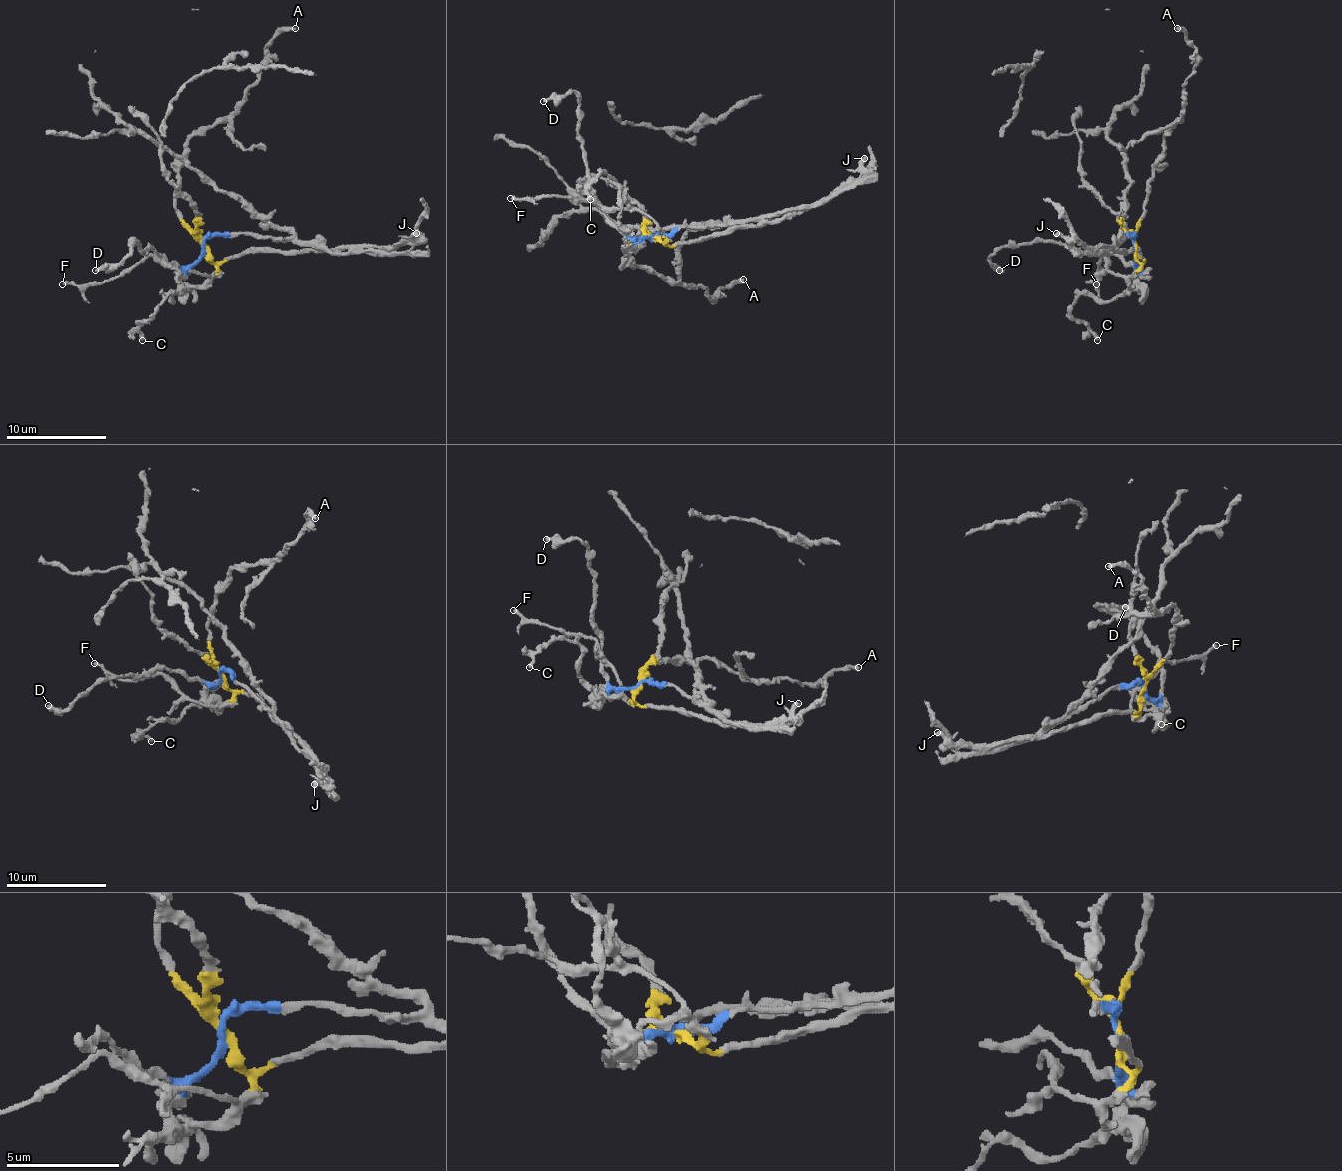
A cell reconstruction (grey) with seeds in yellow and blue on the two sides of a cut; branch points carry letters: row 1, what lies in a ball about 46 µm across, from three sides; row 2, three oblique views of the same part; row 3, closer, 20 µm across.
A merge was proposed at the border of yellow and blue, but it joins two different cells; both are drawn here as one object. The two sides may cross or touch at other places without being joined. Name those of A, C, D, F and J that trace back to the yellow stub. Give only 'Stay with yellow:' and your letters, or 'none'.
Stay with yellow: A, F

